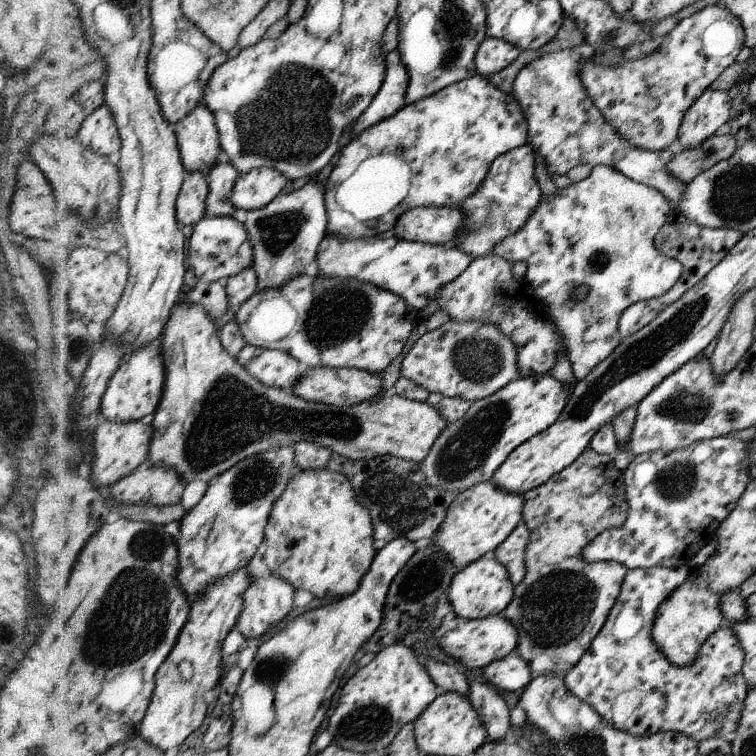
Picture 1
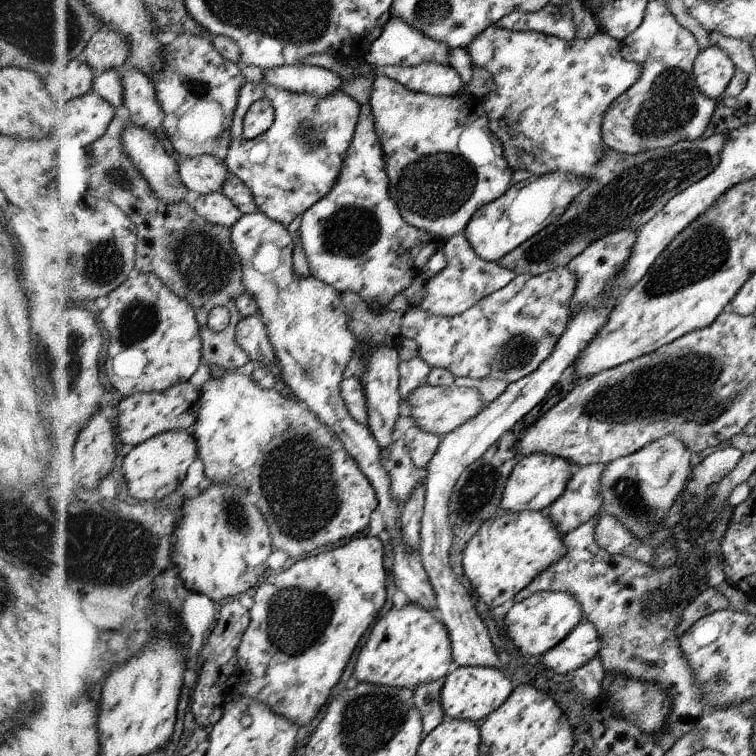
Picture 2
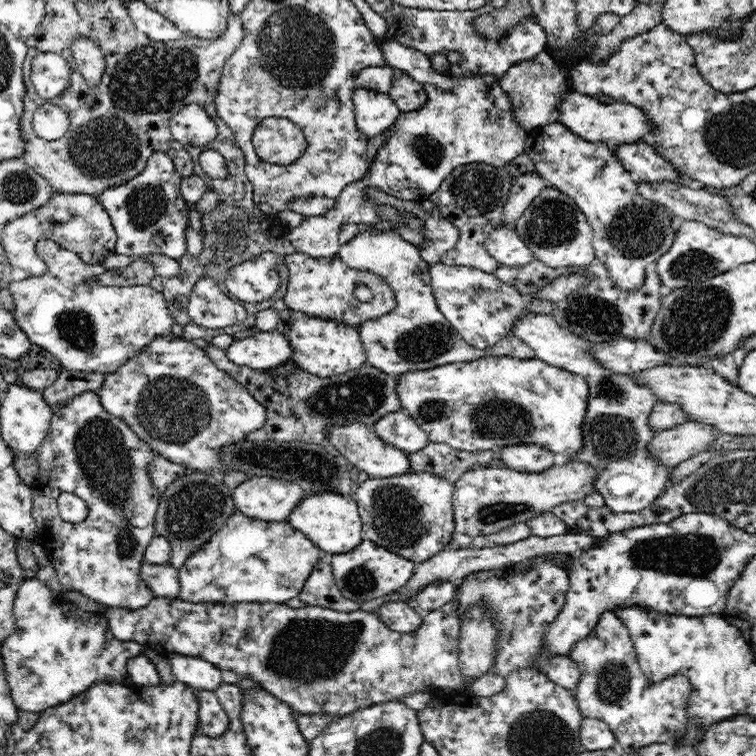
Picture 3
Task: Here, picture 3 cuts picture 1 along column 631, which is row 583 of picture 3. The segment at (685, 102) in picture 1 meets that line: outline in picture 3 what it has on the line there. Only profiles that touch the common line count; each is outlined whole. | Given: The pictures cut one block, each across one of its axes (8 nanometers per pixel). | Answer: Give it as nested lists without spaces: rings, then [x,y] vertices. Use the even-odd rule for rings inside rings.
[[[86,391],[55,409],[39,448],[38,478],[31,485],[33,516],[38,525],[38,534],[31,542],[45,548],[56,576],[66,590],[81,592],[108,607],[138,610],[154,598],[153,592],[139,579],[139,568],[147,545],[156,536],[153,526],[160,494],[146,471],[146,464],[150,464],[156,454],[124,420],[108,413],[101,404],[97,391]],[[62,493],[78,495],[88,503],[90,512],[80,524],[66,522],[57,513],[57,498]]]

